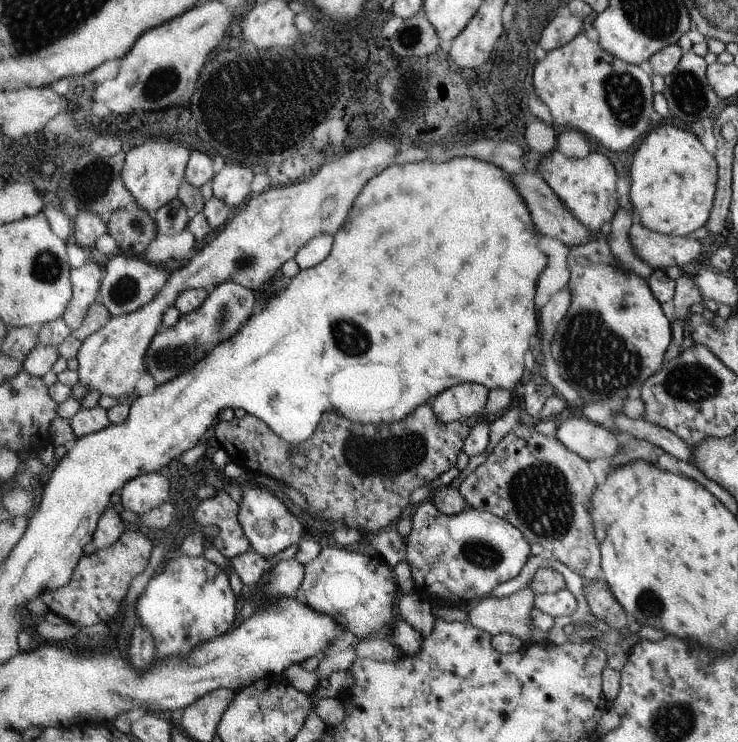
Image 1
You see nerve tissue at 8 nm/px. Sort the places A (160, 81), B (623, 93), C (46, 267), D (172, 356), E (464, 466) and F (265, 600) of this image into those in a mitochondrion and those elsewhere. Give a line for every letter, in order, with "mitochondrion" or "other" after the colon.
A: mitochondrion
B: mitochondrion
C: mitochondrion
D: mitochondrion
E: other
F: other

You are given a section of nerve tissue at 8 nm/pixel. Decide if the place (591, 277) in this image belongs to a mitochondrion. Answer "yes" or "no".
no

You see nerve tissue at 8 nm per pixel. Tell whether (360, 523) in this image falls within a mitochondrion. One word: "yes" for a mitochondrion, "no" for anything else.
no

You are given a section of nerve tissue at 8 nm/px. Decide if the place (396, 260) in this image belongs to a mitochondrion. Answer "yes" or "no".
no

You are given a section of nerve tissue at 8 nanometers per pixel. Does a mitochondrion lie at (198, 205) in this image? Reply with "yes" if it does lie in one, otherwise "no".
no

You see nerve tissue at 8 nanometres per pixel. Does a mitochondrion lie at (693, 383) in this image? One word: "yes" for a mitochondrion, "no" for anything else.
yes

